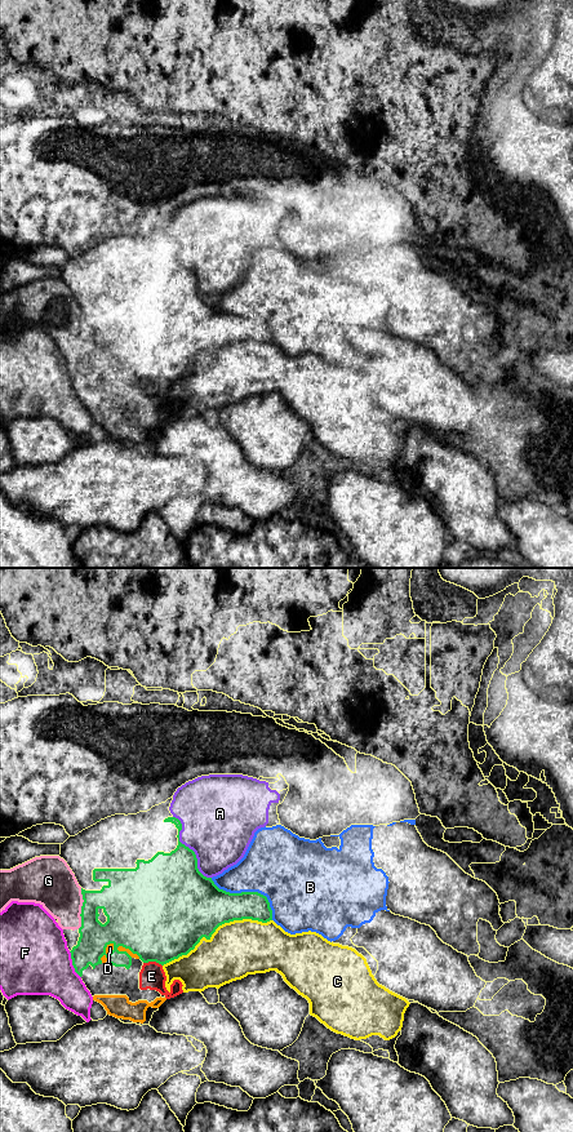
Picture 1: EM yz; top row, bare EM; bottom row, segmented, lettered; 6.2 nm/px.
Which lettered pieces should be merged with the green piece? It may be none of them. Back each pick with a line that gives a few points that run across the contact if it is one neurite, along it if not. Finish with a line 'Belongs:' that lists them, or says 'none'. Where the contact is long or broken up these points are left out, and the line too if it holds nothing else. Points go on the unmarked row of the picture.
Belongs: none

